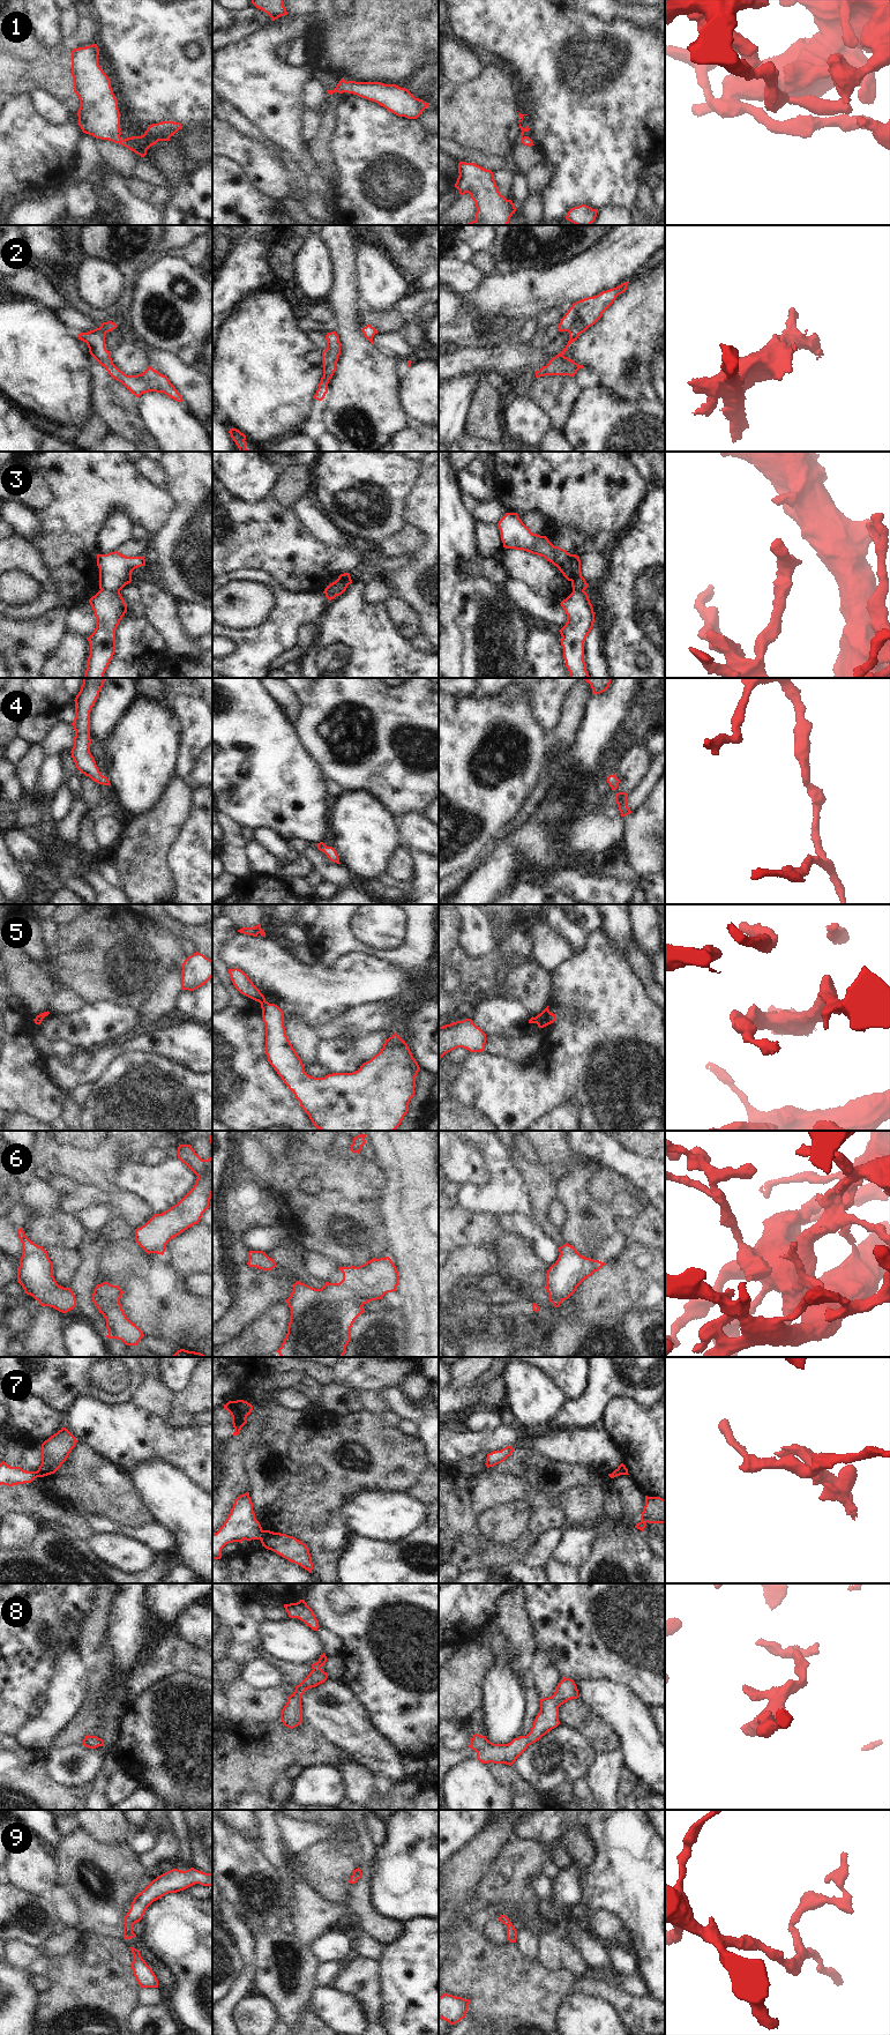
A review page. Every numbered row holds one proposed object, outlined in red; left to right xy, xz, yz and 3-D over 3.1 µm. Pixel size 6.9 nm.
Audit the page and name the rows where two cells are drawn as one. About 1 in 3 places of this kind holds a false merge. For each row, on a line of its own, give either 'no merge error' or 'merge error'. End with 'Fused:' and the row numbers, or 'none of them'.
1: no merge error
2: no merge error
3: merge error
4: no merge error
5: merge error
6: no merge error
7: merge error
8: no merge error
9: no merge error
Fused: 3, 5, 7

